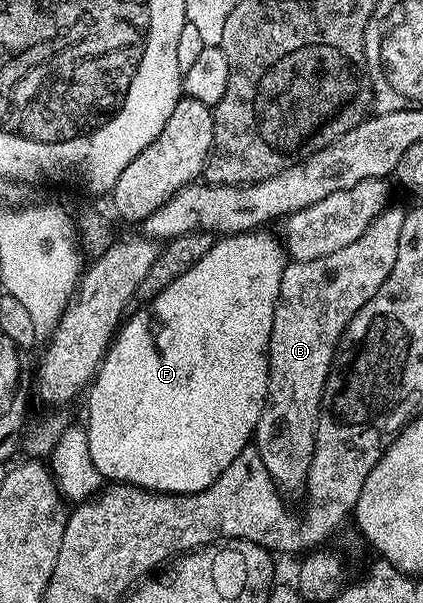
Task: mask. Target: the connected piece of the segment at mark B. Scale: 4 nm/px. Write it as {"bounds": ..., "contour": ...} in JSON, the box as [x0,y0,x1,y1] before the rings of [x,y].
{"bounds":[254,205,405,492],"contour":[[[389,205],[372,222],[370,229],[354,241],[354,245],[346,245],[346,249],[338,249],[338,253],[330,253],[314,261],[292,261],[284,268],[268,342],[268,396],[262,417],[258,417],[254,436],[254,446],[262,457],[262,465],[266,465],[267,472],[281,492],[296,491],[307,484],[308,470],[316,452],[322,397],[328,387],[328,374],[336,361],[340,339],[352,318],[366,305],[366,301],[370,301],[370,297],[378,293],[378,289],[382,289],[382,281],[390,277],[390,269],[394,269],[394,261],[398,257],[398,237],[402,237],[405,214],[405,208]]]}

